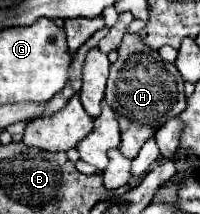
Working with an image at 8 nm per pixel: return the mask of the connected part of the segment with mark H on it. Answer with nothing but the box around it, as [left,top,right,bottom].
[106,33,184,159]

